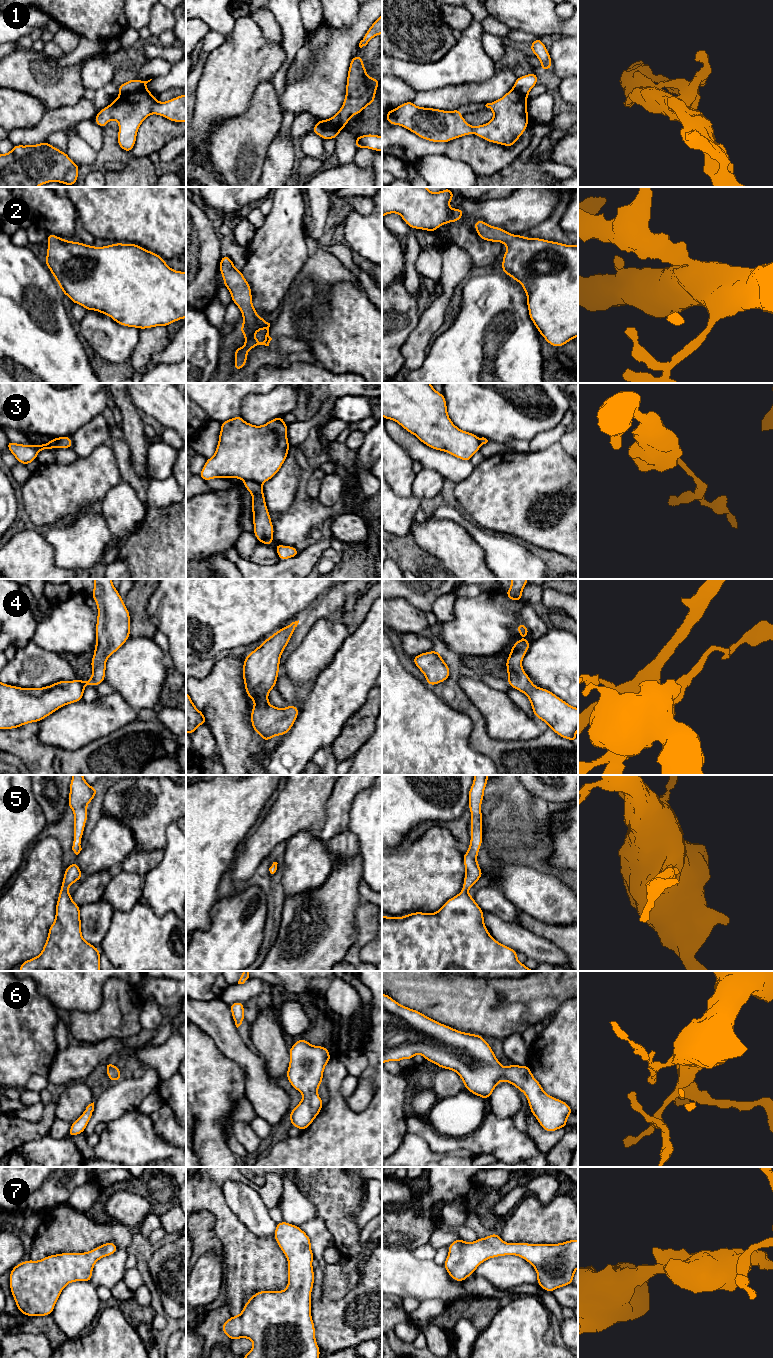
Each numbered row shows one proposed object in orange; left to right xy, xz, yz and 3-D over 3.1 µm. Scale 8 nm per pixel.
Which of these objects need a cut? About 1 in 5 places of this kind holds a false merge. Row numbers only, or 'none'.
1, 3

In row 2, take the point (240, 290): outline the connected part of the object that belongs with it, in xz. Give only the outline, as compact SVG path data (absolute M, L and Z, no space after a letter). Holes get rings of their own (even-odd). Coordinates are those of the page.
M222 256L219 270L221 271L224 286L230 291L232 302L240 309L243 317L243 324L240 333L245 336L245 345L234 350L235 363L233 369L238 371L247 363L248 351L258 345L269 346L272 338L269 336L269 327L265 318L260 318L252 304L252 293L250 284L245 280L242 271L235 268L231 258ZM262 328L267 330L263 342L258 341L254 334Z

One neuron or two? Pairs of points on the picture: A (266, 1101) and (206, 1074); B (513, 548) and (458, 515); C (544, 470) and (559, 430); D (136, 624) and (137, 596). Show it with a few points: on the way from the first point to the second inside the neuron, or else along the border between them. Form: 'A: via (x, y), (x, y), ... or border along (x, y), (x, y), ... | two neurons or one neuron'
A: border along (241, 1068), (244, 1074), (245, 1096) | two neurons
B: via (499, 548), (486, 542), (472, 528) | one neuron
C: border along (558, 441), (534, 452) | two neurons
D: via (137, 617), (137, 603) | one neuron

